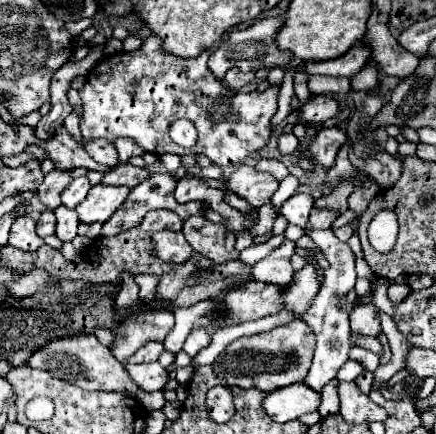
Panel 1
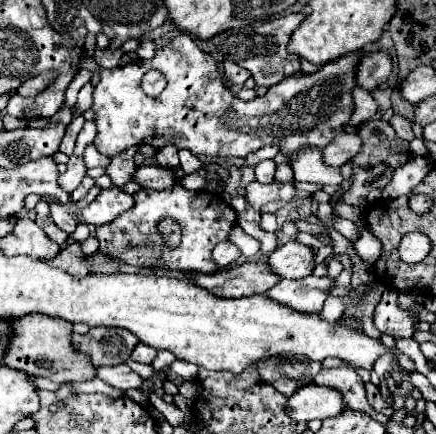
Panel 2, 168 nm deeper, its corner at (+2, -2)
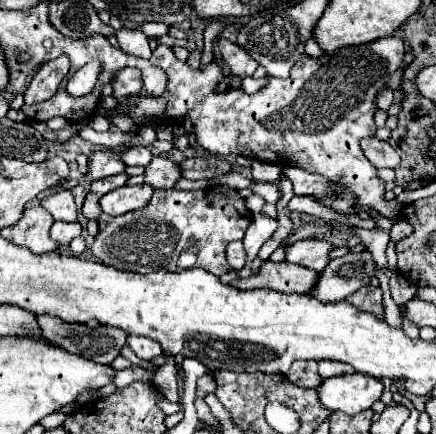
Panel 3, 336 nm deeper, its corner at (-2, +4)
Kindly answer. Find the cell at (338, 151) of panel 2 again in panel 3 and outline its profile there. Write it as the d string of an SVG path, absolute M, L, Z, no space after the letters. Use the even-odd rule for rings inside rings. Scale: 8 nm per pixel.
M363 138L361 150L365 158L377 168L395 168L401 162L399 154L387 142L381 142L377 138Z

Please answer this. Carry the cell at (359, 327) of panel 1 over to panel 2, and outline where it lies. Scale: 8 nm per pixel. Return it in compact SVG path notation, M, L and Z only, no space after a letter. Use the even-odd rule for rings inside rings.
M387 288L379 306L375 308L373 320L381 332L391 334L393 338L411 338L415 334L415 324L419 322L419 316L413 310L399 308L397 292L393 288Z

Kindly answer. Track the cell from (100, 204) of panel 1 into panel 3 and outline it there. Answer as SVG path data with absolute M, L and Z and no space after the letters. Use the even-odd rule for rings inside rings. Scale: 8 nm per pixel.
M141 184L141 186L121 186L121 188L115 188L109 194L105 194L99 200L99 206L101 206L101 210L105 214L119 216L119 214L131 212L131 210L143 208L149 202L151 194L153 194L153 188L147 186L147 184Z

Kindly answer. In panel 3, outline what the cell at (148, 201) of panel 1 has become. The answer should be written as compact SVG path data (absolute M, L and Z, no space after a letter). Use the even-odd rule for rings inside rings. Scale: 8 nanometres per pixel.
M211 186L205 190L191 190L191 192L181 192L181 190L155 190L151 196L151 202L141 208L127 212L123 216L99 216L99 234L95 236L95 242L91 246L93 256L113 268L119 270L133 270L133 272L153 272L157 268L165 270L177 270L177 260L181 250L193 240L199 248L197 252L197 266L207 268L211 274L221 276L231 270L231 266L225 260L225 248L233 240L241 240L245 236L247 226L251 224L251 212L245 206L245 200L239 196L237 190L229 186Z

